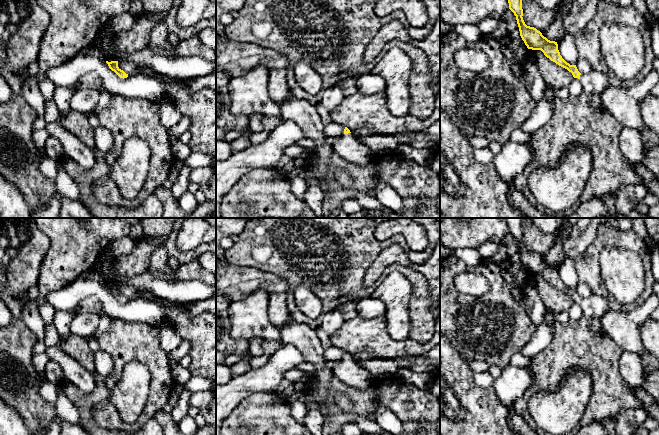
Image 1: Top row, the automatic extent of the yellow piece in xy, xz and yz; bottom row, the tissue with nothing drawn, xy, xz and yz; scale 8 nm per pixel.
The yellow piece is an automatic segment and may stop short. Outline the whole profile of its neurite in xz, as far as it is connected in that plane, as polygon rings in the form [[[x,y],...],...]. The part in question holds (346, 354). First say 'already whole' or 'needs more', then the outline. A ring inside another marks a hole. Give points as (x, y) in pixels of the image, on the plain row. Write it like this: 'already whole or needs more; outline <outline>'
needs more; outline [[[347,351],[341,362],[333,369],[333,374],[347,385],[359,390],[367,390],[374,379]]]

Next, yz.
needs more; outline [[[506,218],[509,233],[516,240],[520,260],[527,272],[532,274],[541,274],[551,285],[571,296],[574,302],[578,302],[580,304],[583,317],[599,318],[606,314],[610,309],[607,301],[603,297],[591,293],[587,298],[581,298],[576,289],[570,289],[562,282],[558,274],[557,266],[548,264],[536,252],[525,248],[522,241],[522,219],[523,218]]]

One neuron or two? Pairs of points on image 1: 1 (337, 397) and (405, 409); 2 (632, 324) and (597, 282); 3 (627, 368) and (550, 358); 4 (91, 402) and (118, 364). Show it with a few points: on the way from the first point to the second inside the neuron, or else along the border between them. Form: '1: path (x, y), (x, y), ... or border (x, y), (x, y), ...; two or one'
1: border (332, 390), (351, 400), (348, 412); two
2: border (644, 302), (627, 312), (610, 310); two
3: border (622, 351), (620, 375), (631, 388); two
4: border (104, 378), (105, 385), (109, 390); two

